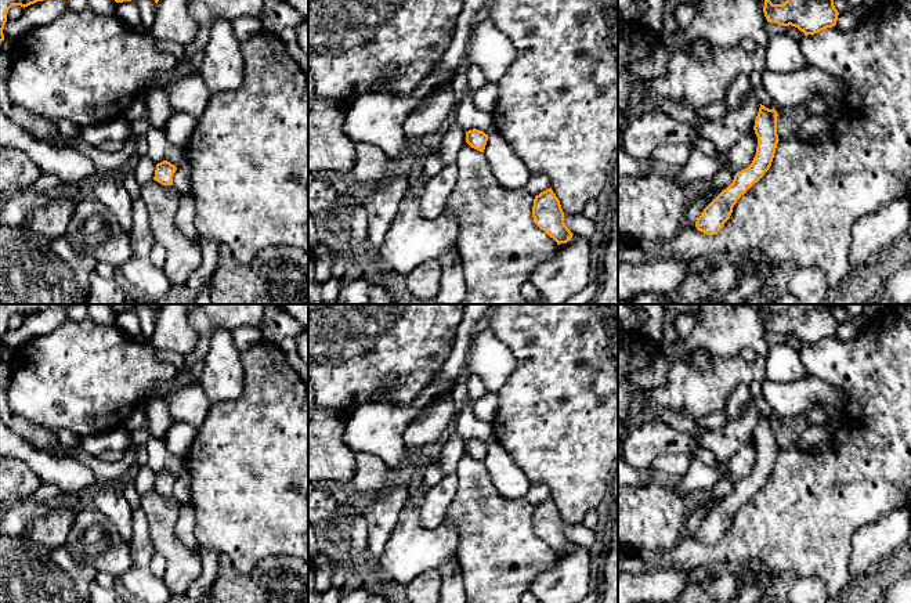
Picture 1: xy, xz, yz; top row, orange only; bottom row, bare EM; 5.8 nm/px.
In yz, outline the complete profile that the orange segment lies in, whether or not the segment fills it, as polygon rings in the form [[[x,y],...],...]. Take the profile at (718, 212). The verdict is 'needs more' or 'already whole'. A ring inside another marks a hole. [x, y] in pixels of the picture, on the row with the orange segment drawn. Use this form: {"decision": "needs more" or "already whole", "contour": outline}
{"decision": "already whole", "contour": [[[760,104],[753,126],[758,137],[756,155],[752,163],[735,173],[733,183],[704,209],[695,221],[698,231],[706,235],[717,234],[730,219],[737,201],[770,169],[780,141],[777,116],[778,113],[774,108],[769,109]]]}

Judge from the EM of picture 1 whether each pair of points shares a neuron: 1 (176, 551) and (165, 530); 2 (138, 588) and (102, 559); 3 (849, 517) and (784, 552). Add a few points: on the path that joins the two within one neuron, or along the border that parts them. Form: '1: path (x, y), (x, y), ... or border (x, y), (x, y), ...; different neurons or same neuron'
1: path (170, 545), (165, 535); same neuron
2: border (129, 542), (130, 566), (120, 577); different neurons
3: path (832, 517), (819, 517), (801, 535); same neuron

